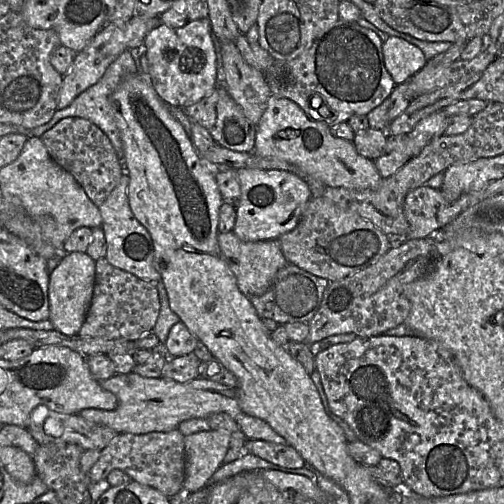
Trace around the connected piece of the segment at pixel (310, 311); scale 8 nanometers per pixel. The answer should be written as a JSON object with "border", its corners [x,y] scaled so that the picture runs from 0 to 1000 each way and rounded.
{"border":[[[569,522],[548,542],[526,581],[494,591],[518,633],[534,631],[546,635],[552,643],[573,639],[613,643],[633,613],[643,579],[653,563],[655,560],[647,552],[625,548],[583,524]]]}

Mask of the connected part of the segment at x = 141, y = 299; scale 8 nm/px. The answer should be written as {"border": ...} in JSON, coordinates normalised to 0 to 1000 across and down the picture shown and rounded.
{"border":[[[208,512],[188,518],[185,585],[155,665],[270,677],[298,661],[312,637],[317,599],[310,567],[220,526]]]}

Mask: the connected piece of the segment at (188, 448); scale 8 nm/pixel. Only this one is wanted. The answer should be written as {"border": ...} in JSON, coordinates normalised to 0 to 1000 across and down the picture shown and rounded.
{"border":[[[415,853],[367,865],[367,952],[363,972],[391,976],[405,968],[442,923],[456,891],[452,853]]]}

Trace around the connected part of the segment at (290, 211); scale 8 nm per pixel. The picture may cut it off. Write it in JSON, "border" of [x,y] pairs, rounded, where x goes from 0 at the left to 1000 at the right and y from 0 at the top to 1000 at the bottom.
{"border":[[[468,335],[476,389],[468,405],[462,460],[486,480],[552,474],[581,456],[619,393],[611,365],[591,347],[562,337]]]}

